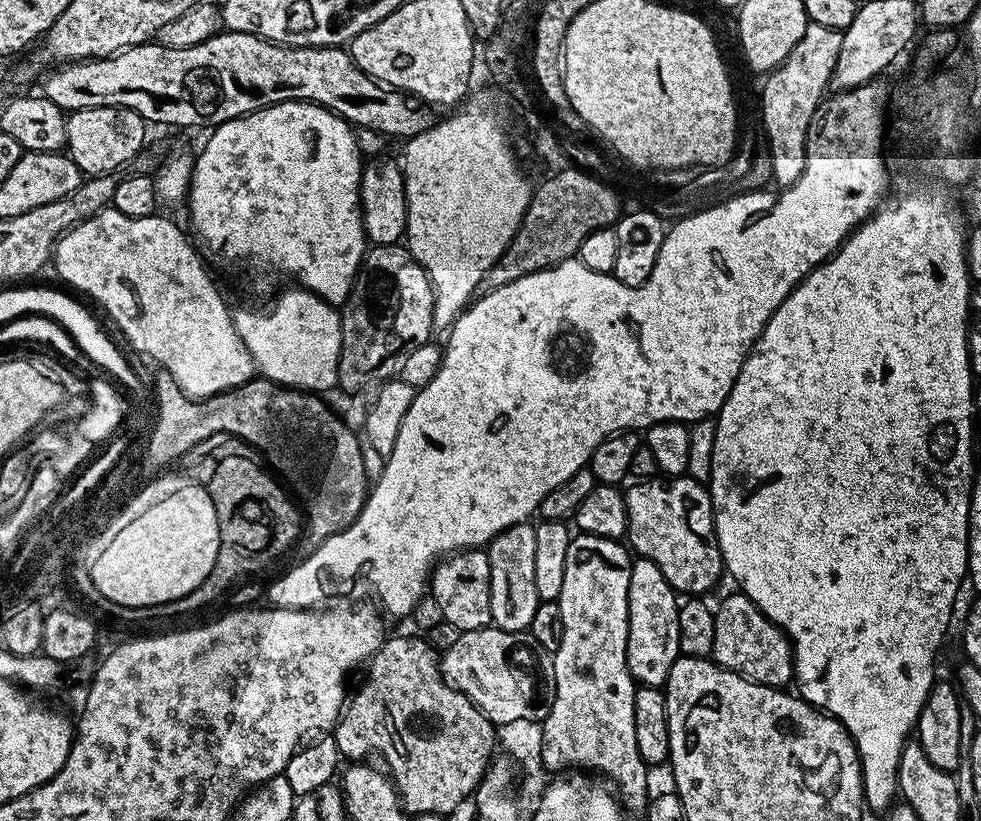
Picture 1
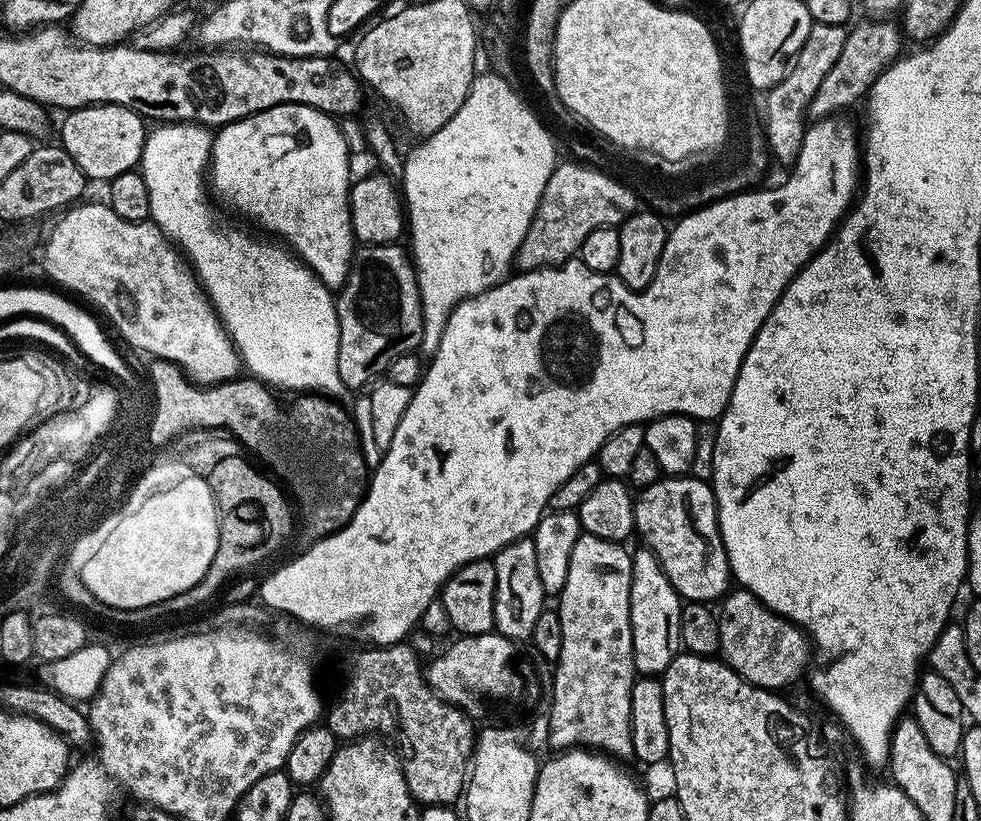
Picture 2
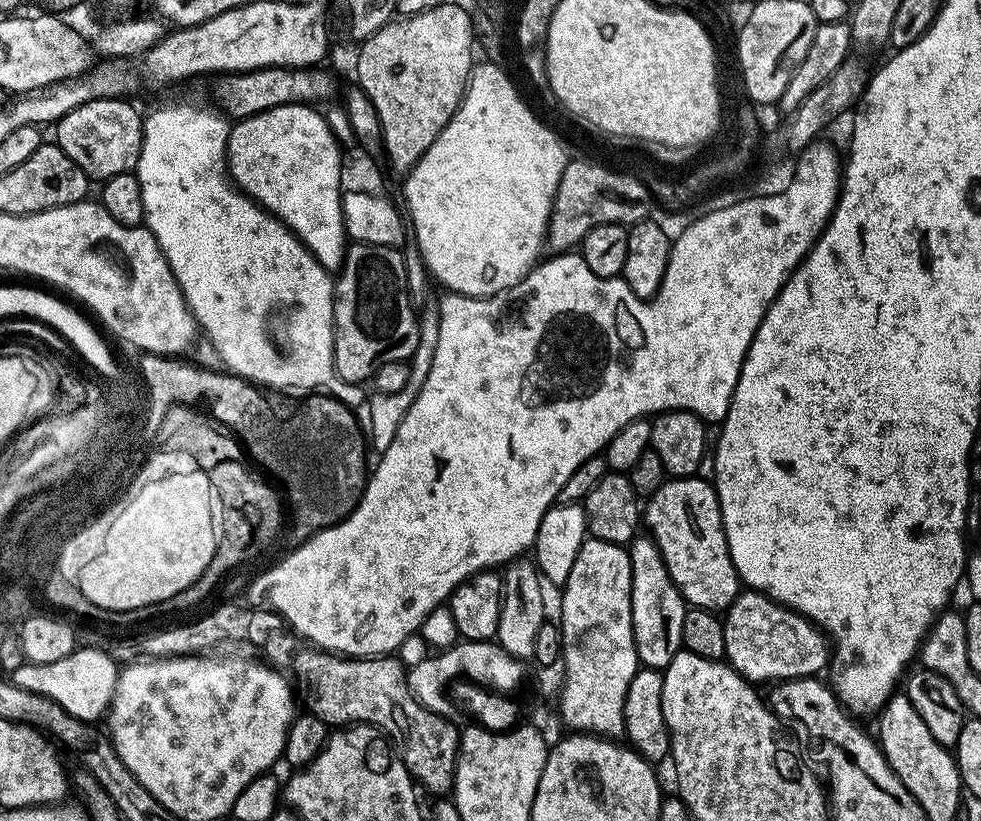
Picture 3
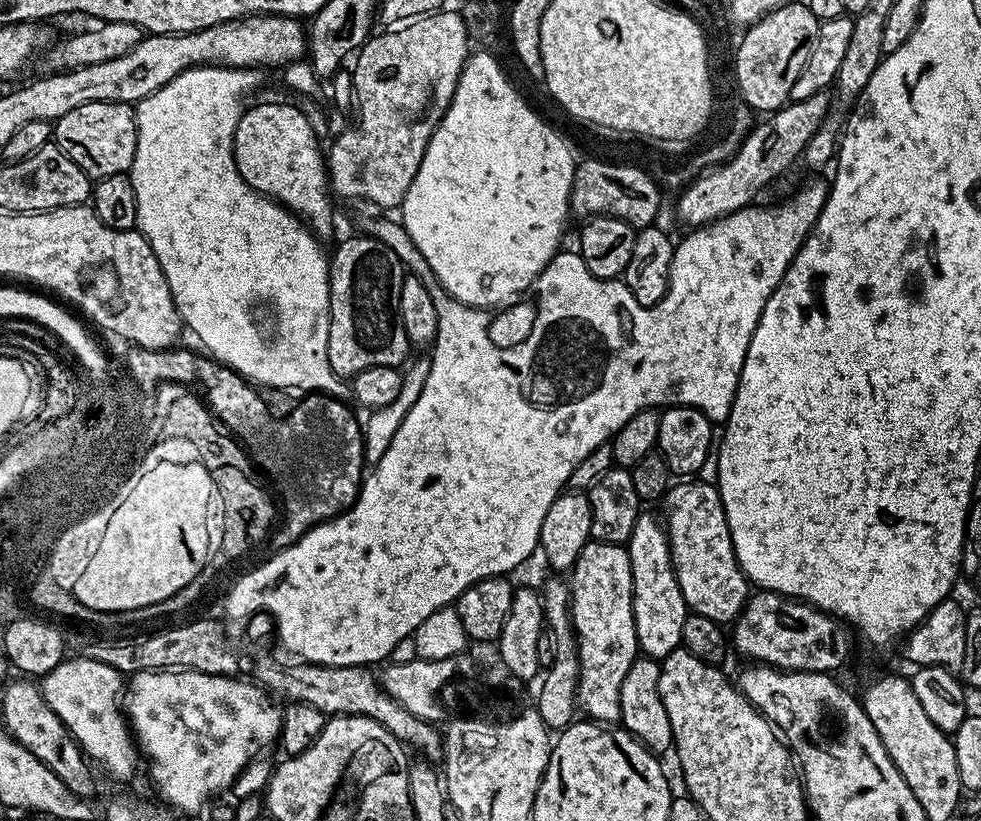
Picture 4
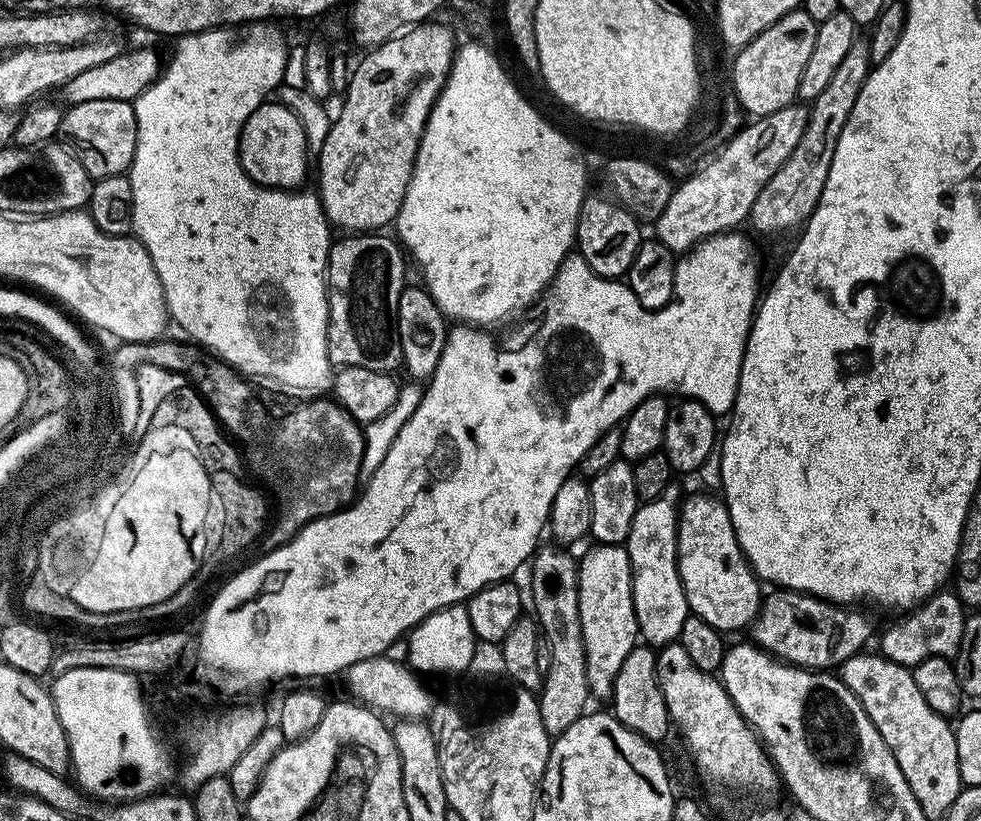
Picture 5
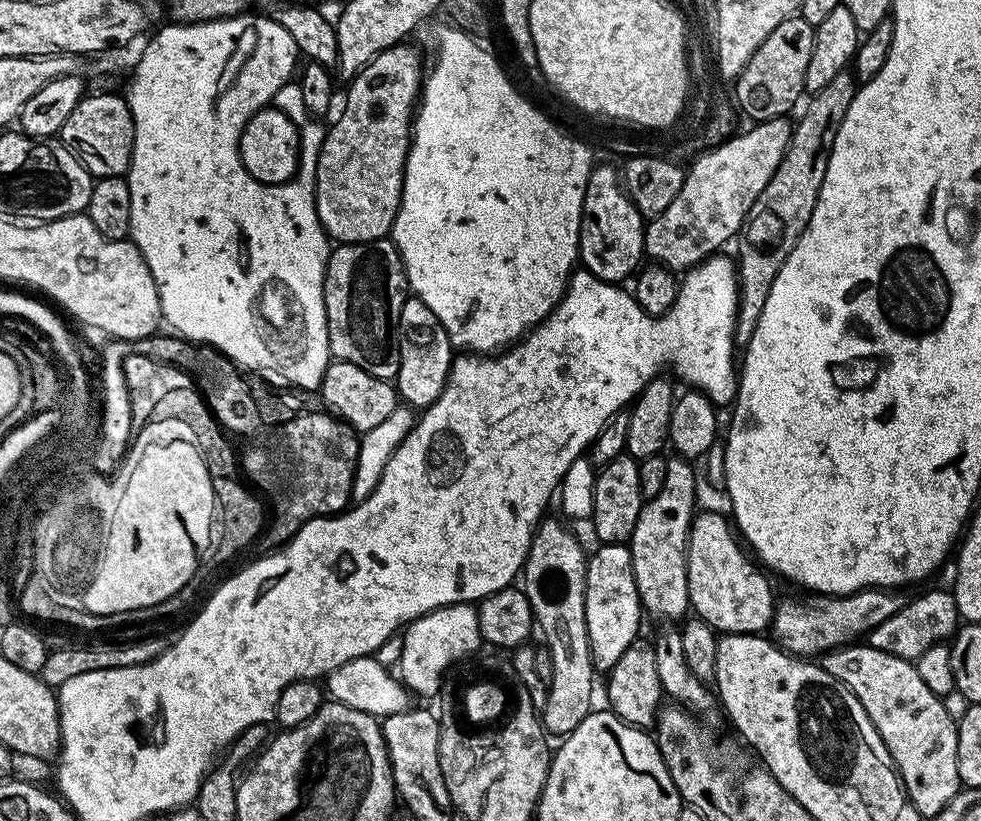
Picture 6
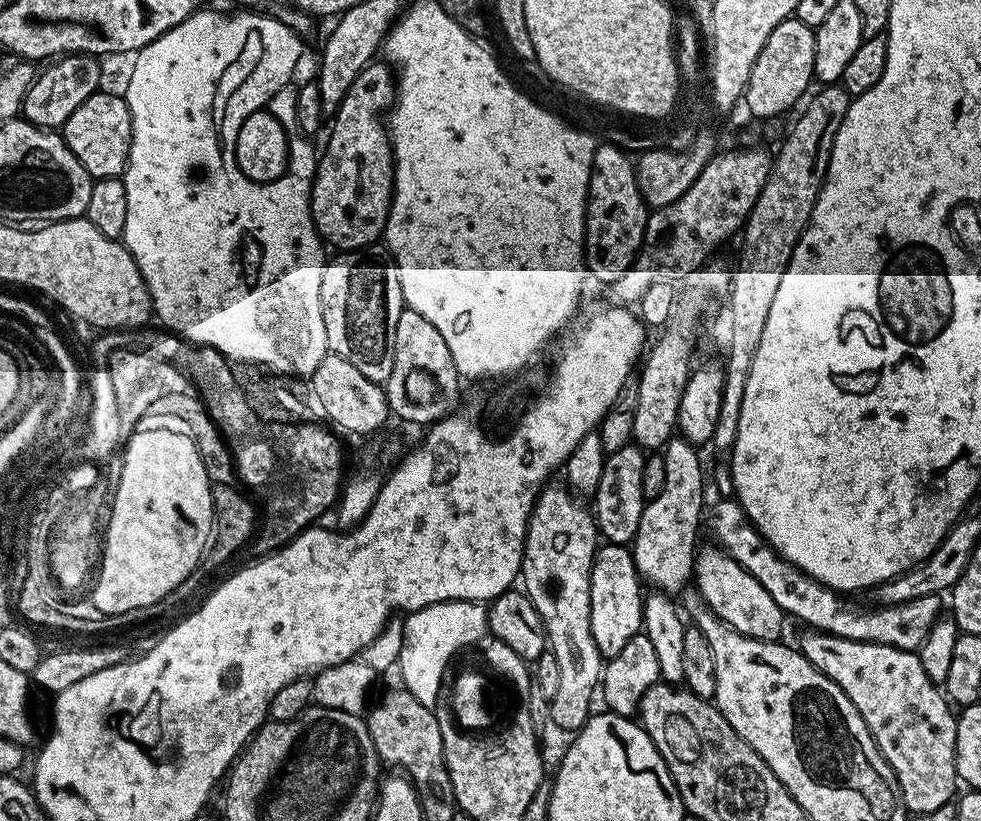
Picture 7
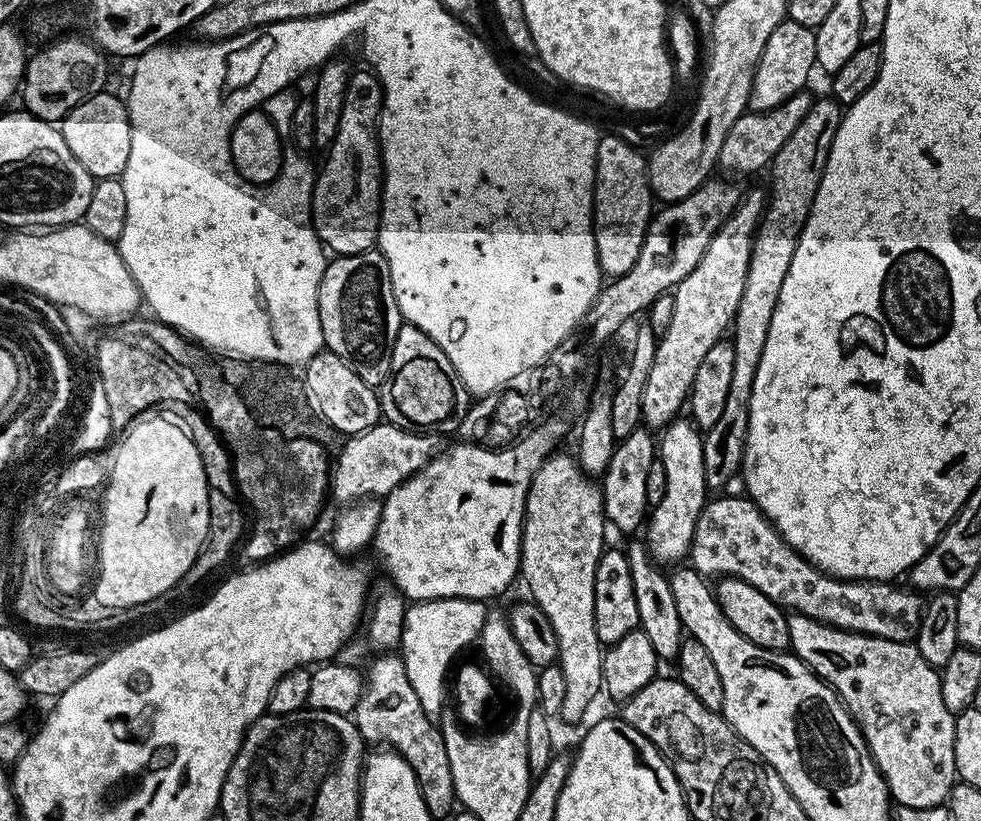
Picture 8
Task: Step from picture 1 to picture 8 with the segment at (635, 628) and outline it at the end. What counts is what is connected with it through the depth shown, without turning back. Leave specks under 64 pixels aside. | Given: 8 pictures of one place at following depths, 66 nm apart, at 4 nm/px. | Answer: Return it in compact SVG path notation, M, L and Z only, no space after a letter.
M677 418L666 429L668 436L659 437L658 459L666 466L666 494L662 494L662 502L651 509L646 520L646 543L648 553L657 565L676 566L680 560L692 550L694 526L698 522L700 512L710 496L706 482L706 470L702 466L702 446L704 437L699 428L688 418Z

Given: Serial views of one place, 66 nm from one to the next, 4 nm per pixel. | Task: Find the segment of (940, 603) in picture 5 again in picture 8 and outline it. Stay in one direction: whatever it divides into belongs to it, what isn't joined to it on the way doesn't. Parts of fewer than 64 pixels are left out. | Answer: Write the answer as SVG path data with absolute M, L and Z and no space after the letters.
M720 494L715 498L709 499L704 505L704 509L700 512L698 522L694 526L694 538L692 539L692 550L690 553L691 567L695 568L701 576L705 578L723 578L725 576L733 576L738 578L742 582L750 582L750 586L754 586L758 590L762 590L762 594L766 594L766 598L770 598L779 604L781 608L785 610L791 610L795 615L805 616L806 618L814 618L818 622L823 624L829 624L832 628L841 628L847 632L857 632L863 636L877 636L878 638L886 638L887 640L893 640L894 642L902 642L903 644L915 641L916 631L920 625L920 619L922 618L922 610L924 609L925 597L917 594L915 591L907 590L908 592L899 592L898 589L892 588L891 583L883 580L838 580L835 576L829 576L827 572L823 572L820 568L815 568L805 556L801 556L799 552L796 552L782 537L779 530L775 528L767 518L756 509L754 501L749 500L747 495L739 494L740 496L724 496L728 494Z

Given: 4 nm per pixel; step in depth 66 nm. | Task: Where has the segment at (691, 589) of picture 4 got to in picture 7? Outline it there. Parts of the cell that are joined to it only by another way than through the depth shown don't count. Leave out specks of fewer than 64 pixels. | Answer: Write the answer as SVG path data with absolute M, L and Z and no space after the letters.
M719 546L701 547L696 553L694 569L694 588L706 602L706 606L722 622L726 622L738 634L749 636L751 640L779 641L784 632L786 617L783 610L770 598L770 594L762 587L762 582L754 578L734 558L730 558Z

